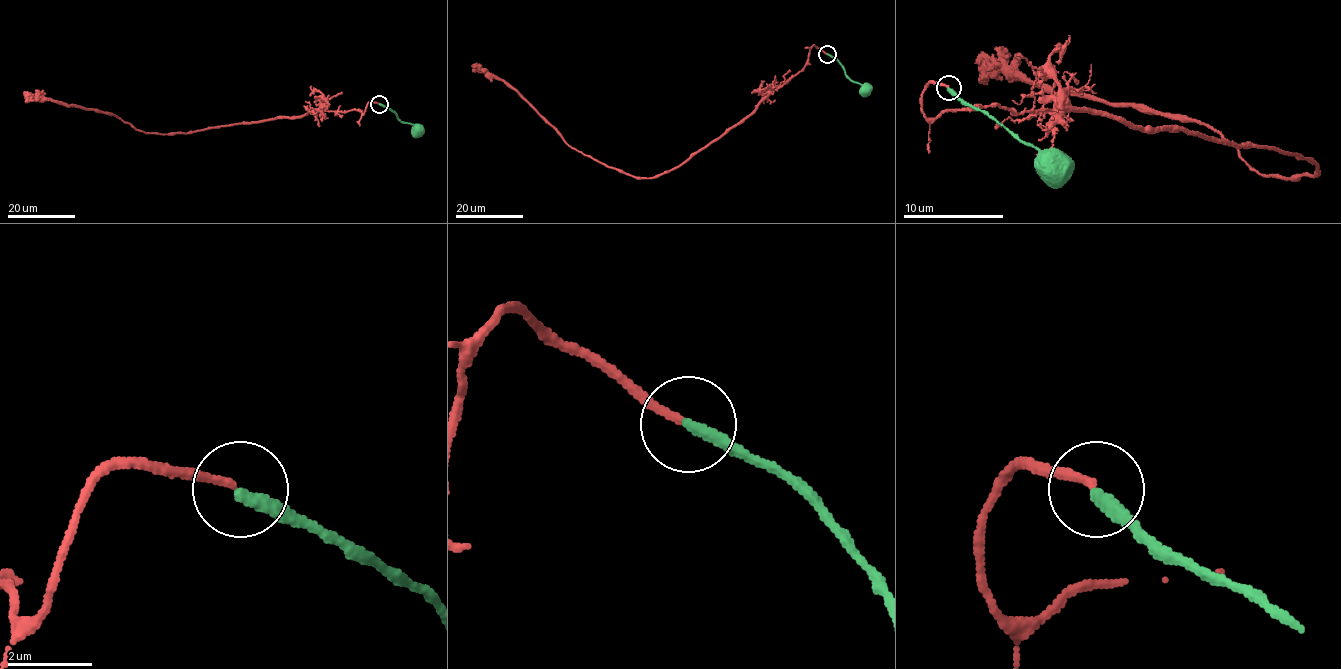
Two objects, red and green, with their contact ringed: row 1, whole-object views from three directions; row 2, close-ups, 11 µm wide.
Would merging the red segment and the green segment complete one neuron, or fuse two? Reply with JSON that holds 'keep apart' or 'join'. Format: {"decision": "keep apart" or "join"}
{"decision": "keep apart"}

